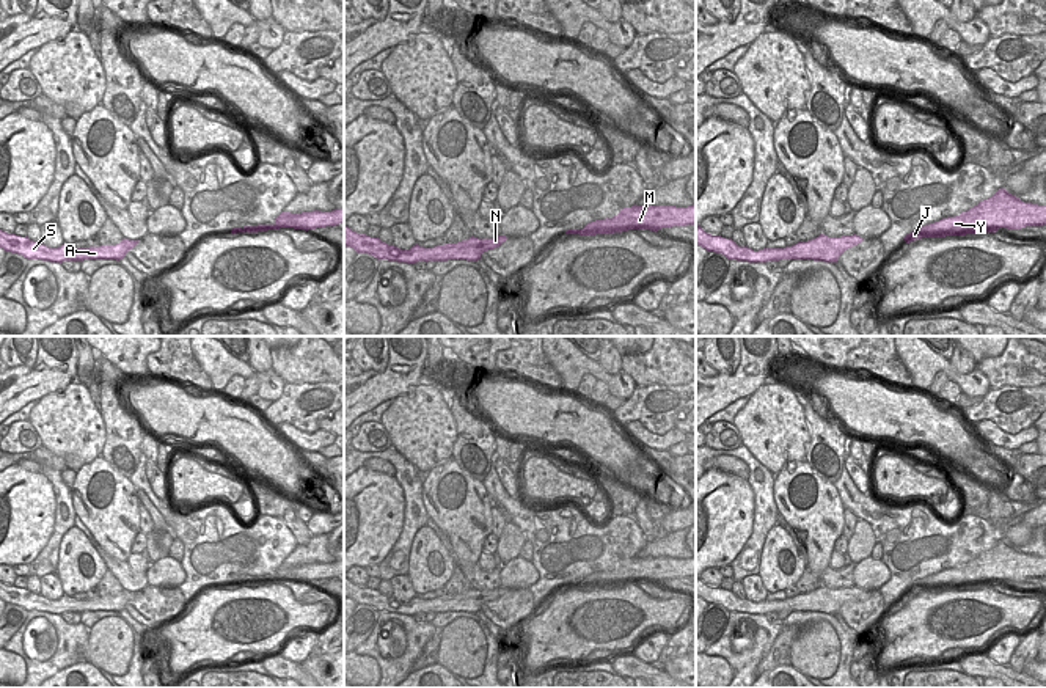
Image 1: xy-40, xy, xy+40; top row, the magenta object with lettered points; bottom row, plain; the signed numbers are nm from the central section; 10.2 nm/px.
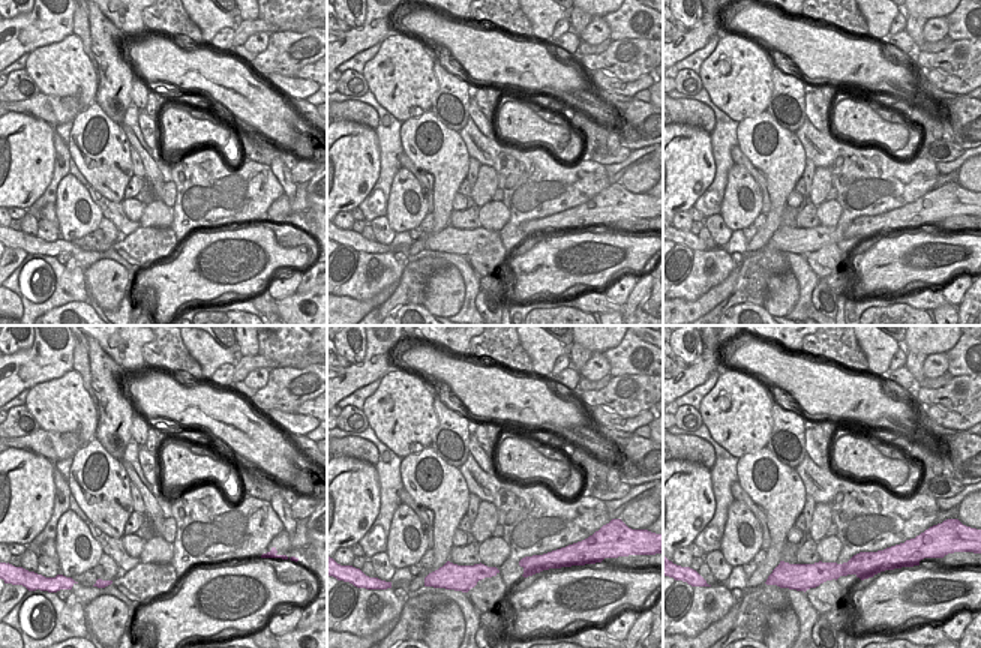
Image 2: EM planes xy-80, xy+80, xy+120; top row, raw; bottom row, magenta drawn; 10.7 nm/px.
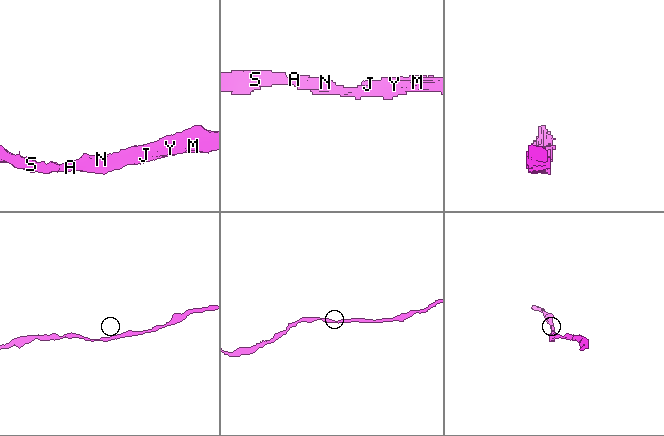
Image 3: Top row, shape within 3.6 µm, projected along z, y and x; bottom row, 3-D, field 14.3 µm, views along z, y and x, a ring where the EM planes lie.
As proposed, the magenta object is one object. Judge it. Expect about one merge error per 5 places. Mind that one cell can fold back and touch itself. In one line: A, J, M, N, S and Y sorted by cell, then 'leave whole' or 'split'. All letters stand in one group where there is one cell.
A J M N S Y | leave whole

